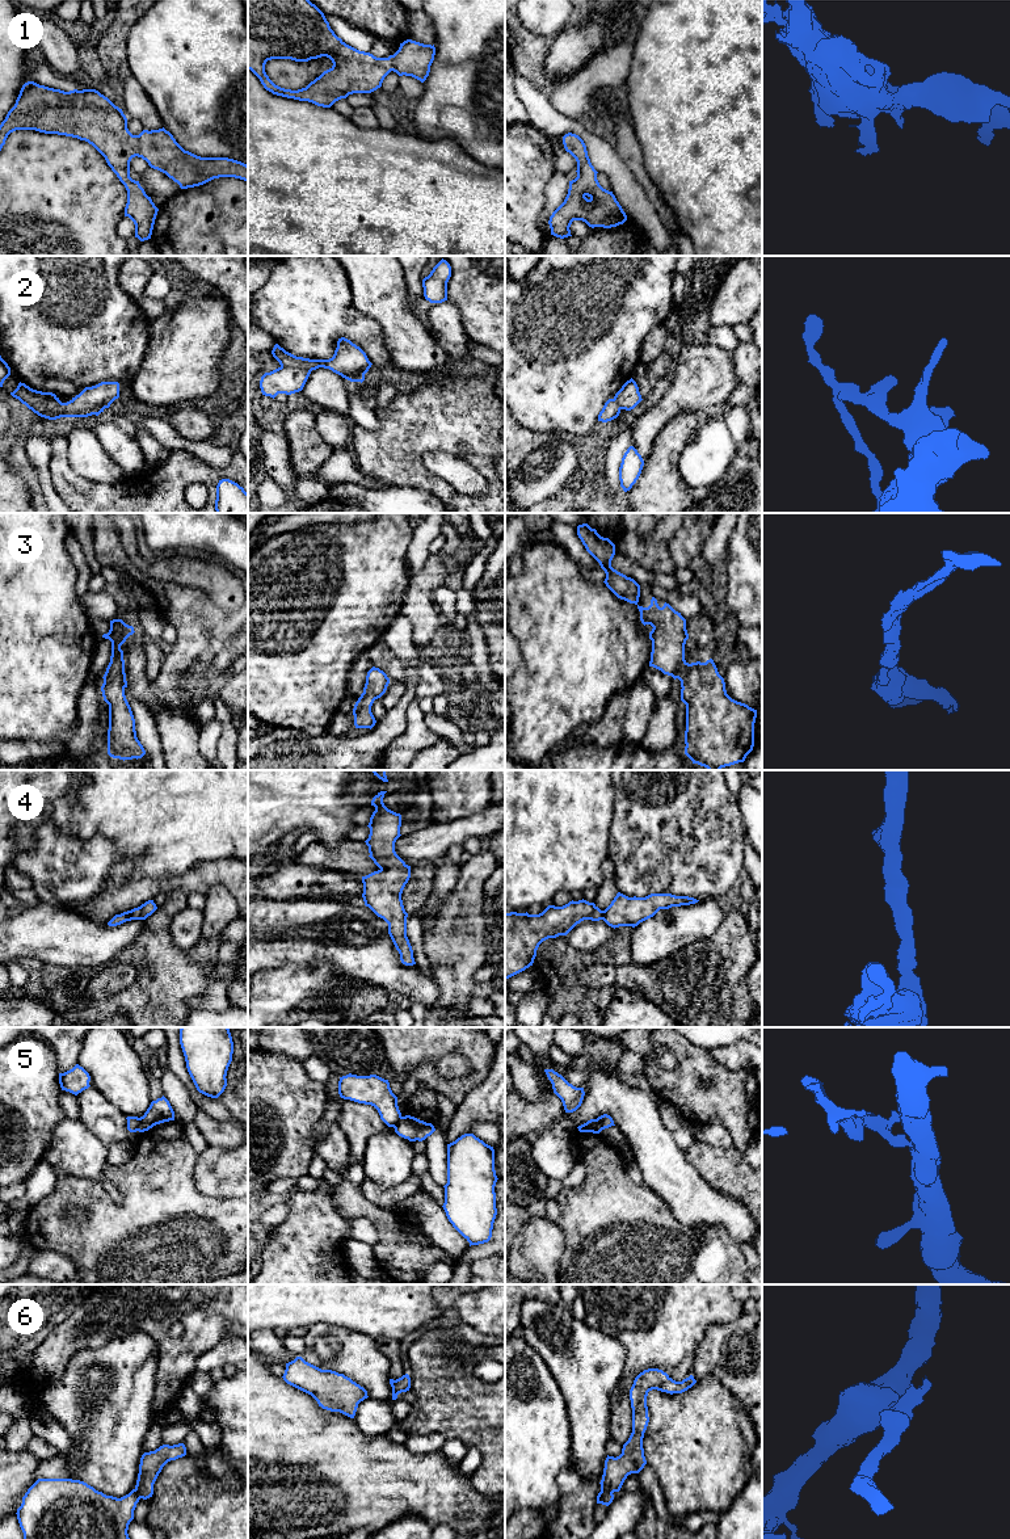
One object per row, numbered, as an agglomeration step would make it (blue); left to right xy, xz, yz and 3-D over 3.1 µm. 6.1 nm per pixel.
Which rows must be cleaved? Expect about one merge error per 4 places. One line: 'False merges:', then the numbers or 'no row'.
False merges: 2, 5, 6

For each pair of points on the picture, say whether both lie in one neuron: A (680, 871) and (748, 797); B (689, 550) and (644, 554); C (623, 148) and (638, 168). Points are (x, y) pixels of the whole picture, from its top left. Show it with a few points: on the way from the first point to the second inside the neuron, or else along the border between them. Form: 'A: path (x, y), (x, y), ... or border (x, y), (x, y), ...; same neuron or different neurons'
A: border (736, 799), (745, 829); different neurons
B: border (680, 530), (669, 542), (669, 558), (676, 567); different neurons
C: path (628, 154), (635, 163); same neuron

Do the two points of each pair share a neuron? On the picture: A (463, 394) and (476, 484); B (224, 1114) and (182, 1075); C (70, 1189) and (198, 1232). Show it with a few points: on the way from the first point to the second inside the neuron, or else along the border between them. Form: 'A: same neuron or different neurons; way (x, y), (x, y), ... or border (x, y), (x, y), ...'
A: different neurons; border (447, 453), (467, 461), (484, 478), (487, 491)
B: same neuron; way (213, 1106), (205, 1104), (190, 1087)
C: same neuron; way (101, 1209), (125, 1232), (167, 1232)

